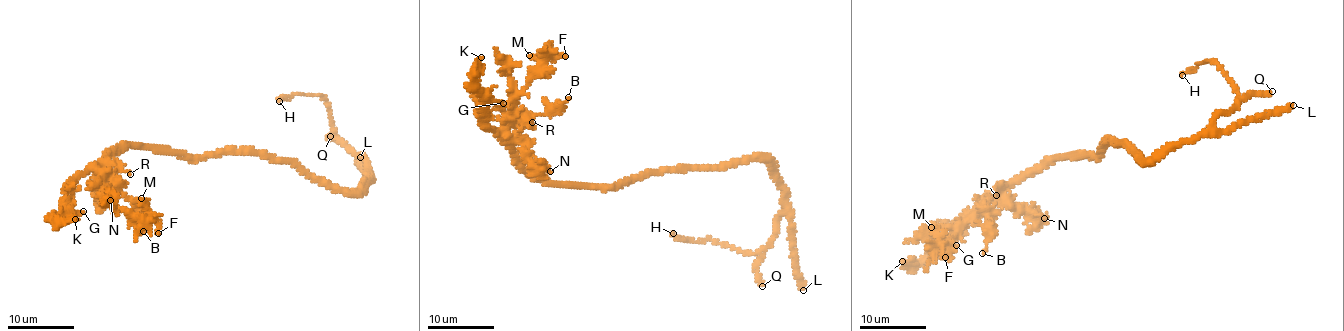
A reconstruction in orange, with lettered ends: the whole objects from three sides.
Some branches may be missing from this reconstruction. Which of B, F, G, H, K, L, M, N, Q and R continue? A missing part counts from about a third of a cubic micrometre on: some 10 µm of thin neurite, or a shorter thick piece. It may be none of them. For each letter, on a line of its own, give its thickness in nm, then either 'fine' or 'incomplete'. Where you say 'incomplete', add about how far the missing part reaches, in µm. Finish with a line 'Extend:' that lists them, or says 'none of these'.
B: 200 nm | fine
F: 170 nm | fine
G: 190 nm | fine
H: 260 nm | incomplete | 15 µm
K: 180 nm | fine
L: 480 nm | fine
M: 260 nm | fine
N: 160 nm | fine
Q: 400 nm | incomplete | 90 µm
R: 180 nm | fine
Extend: H, Q

